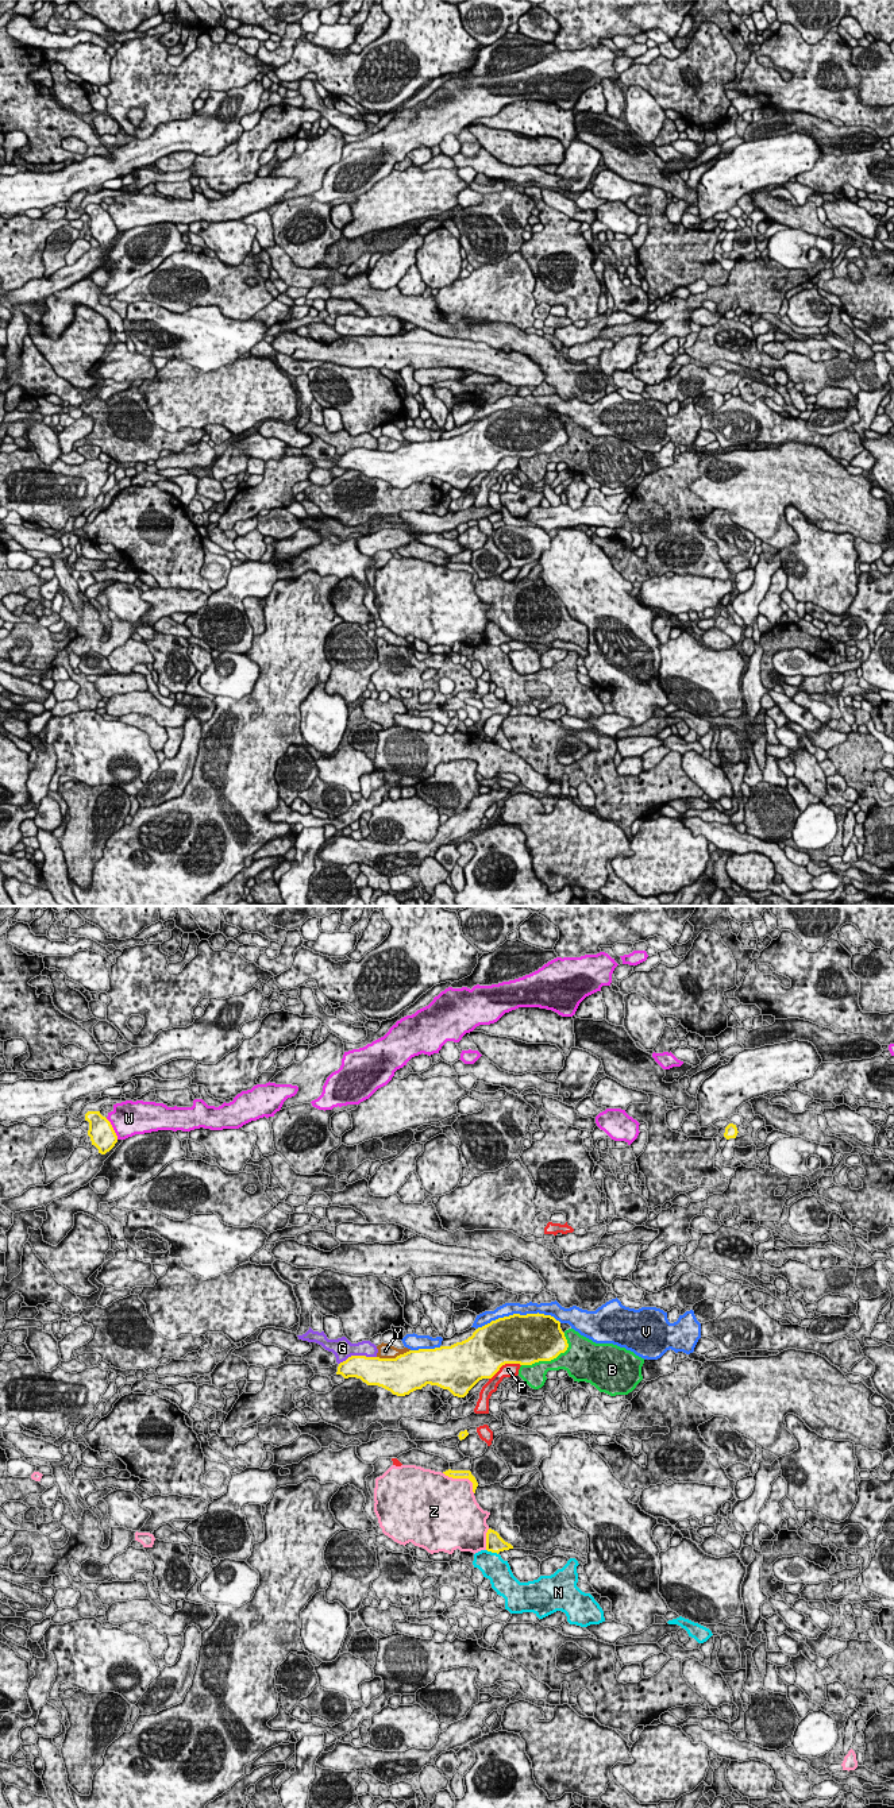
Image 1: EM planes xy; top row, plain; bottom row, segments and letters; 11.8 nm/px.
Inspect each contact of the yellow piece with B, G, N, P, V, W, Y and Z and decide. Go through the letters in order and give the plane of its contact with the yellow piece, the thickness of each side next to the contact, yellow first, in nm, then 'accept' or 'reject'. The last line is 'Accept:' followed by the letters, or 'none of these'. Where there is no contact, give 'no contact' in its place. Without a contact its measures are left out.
B: contact in xy; calibres 500 and 280 nm; reject
G: contact in xy; calibres 320 and 240 nm; reject
N: contact in xy; calibres 220 and 300 nm; reject
P: contact in xy; calibres 500 and 160 nm; reject
V: contact in xy; calibres 480 and 160 nm; reject
W: contact in xy; calibres 300 and 420 nm; reject
Y: contact in xy; calibres 460 and 170 nm; reject
Z: contact in xy; calibres 100 and 440 nm; reject
Accept: none of these

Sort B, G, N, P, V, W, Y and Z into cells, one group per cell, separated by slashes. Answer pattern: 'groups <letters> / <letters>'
groups B / G / N / P / V / W / Y / Z

